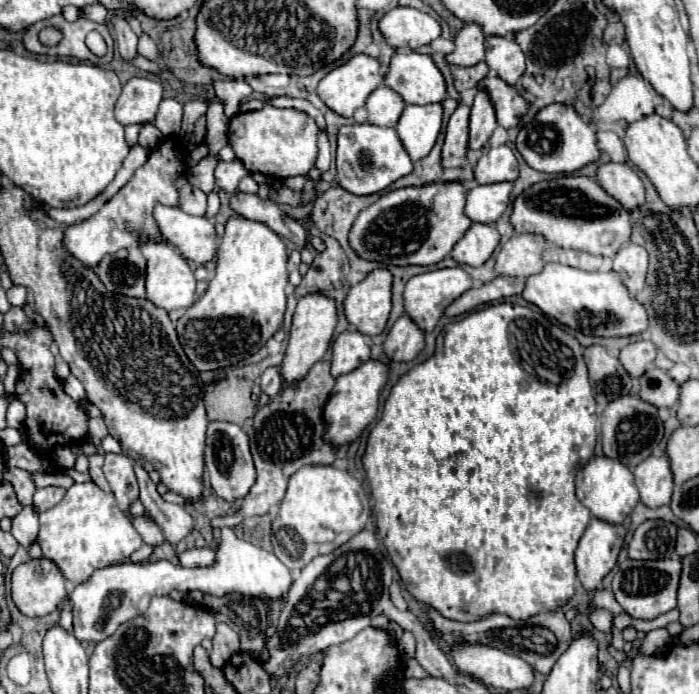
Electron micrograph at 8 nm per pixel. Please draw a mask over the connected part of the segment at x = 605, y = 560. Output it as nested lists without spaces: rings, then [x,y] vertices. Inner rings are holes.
[[[591,519],[583,537],[579,539],[577,551],[575,551],[575,567],[577,567],[577,577],[581,581],[581,585],[587,591],[593,591],[601,585],[603,577],[615,567],[617,563],[617,555],[621,551],[623,545],[623,533],[627,531],[627,525],[609,525],[601,519]]]

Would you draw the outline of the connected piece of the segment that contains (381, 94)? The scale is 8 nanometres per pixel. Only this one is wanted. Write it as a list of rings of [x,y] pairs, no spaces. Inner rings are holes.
[[[381,85],[377,87],[377,91],[373,91],[373,95],[369,95],[365,103],[365,111],[369,115],[367,123],[395,127],[403,113],[403,107],[405,107],[403,99],[393,89]]]

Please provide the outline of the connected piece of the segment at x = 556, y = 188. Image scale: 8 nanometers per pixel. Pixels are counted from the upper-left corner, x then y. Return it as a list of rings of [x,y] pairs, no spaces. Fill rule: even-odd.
[[[563,175],[527,187],[513,201],[509,221],[517,233],[539,233],[551,245],[603,257],[613,257],[631,235],[629,211],[607,195],[595,179],[583,175]]]

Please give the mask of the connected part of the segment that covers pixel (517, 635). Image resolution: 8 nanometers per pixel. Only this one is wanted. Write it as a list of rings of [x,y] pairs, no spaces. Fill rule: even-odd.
[[[427,609],[425,615],[435,623],[435,629],[443,635],[445,641],[455,643],[455,641],[471,641],[471,643],[483,643],[483,645],[491,645],[497,647],[509,655],[517,655],[523,661],[527,661],[535,671],[549,675],[549,671],[553,669],[555,661],[567,651],[569,643],[573,641],[573,633],[571,633],[571,625],[565,619],[563,611],[551,611],[551,613],[537,613],[527,621],[515,621],[509,619],[507,615],[489,615],[483,617],[475,623],[459,623],[459,621],[451,621],[445,619],[443,615],[439,615],[433,609]]]

